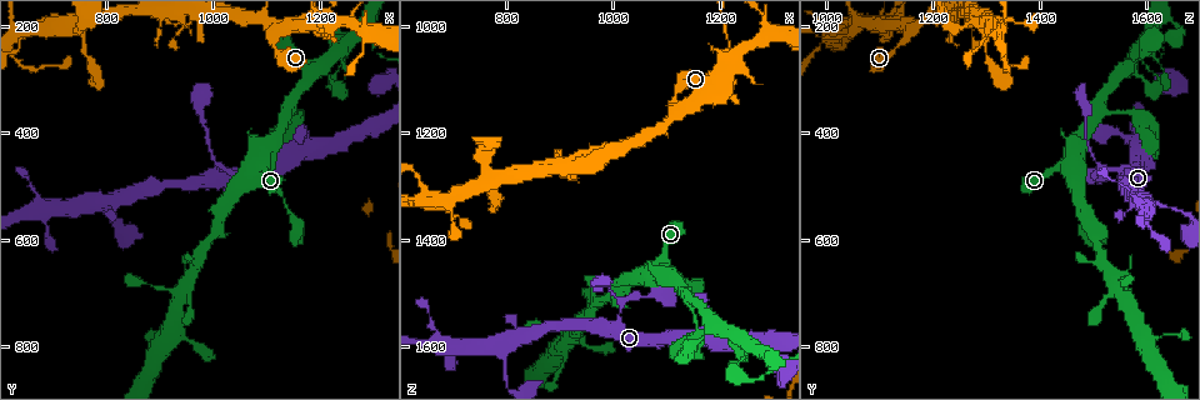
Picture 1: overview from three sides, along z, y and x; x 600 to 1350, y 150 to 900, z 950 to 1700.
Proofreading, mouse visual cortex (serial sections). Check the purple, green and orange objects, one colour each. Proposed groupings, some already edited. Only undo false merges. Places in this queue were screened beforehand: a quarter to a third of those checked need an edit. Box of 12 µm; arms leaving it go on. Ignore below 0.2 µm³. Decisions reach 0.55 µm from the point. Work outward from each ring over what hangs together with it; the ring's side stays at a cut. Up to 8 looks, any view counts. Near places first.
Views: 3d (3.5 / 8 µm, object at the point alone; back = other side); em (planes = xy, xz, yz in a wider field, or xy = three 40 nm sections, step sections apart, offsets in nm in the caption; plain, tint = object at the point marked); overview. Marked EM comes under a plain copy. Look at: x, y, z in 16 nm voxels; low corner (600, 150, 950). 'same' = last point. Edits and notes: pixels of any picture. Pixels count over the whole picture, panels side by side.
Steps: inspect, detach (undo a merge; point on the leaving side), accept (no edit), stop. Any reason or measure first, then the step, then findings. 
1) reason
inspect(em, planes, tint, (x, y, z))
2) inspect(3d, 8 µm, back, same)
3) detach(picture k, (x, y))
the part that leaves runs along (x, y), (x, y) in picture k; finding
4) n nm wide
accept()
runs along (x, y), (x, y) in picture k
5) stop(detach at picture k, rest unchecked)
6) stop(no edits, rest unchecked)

sharp bend
inspect(3d, 3.5 µm, (1115, 220, 1150))

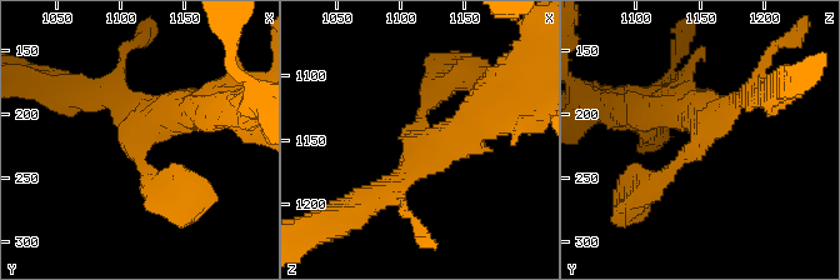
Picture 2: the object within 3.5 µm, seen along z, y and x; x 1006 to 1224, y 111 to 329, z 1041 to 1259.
inspect(em, xy, step 3, tint, (1112, 222, 1150))

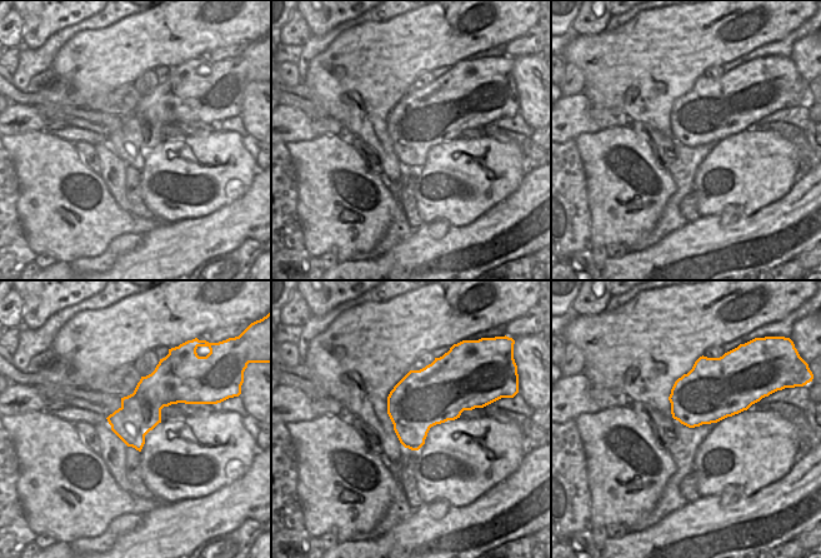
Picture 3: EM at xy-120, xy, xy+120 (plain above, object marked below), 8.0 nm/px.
accept()
runs along (644, 190), (753, 94) in picture 2; one cell here

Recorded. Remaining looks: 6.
inspect(3d, 3.5 µm, back, (1080, 450, 1460))

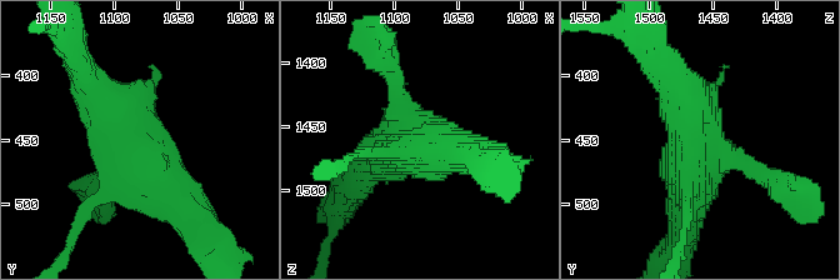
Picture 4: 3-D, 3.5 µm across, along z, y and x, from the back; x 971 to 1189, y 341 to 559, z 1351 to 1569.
inspect(em, xy, step 5, tint, (1080, 448, 1466))

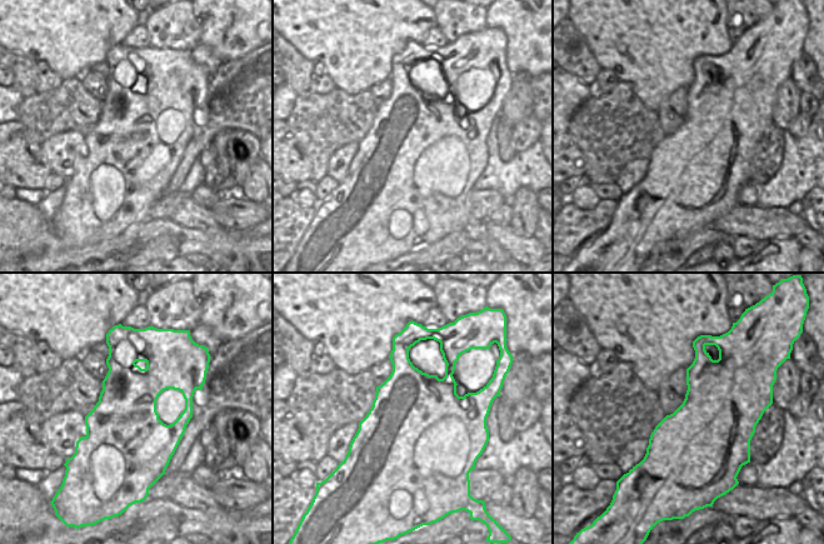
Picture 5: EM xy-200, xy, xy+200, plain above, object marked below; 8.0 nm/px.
inspect(em, xy, step 3, tint, same)

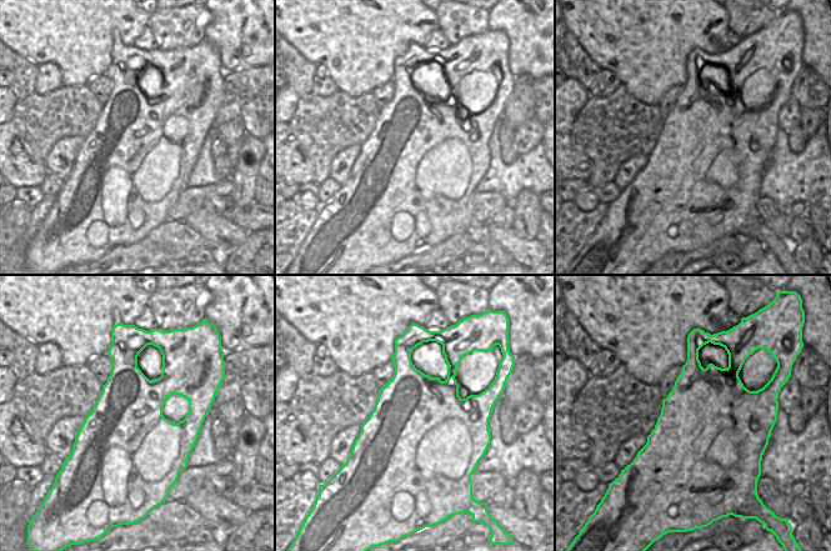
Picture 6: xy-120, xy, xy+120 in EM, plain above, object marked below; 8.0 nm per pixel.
accept()
runs along (386, 68), (433, 148), (475, 154) in picture 4; all the same cell

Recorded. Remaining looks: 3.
three-way junction
inspect(em, xy, step 1, tint, (790, 535, 1595))

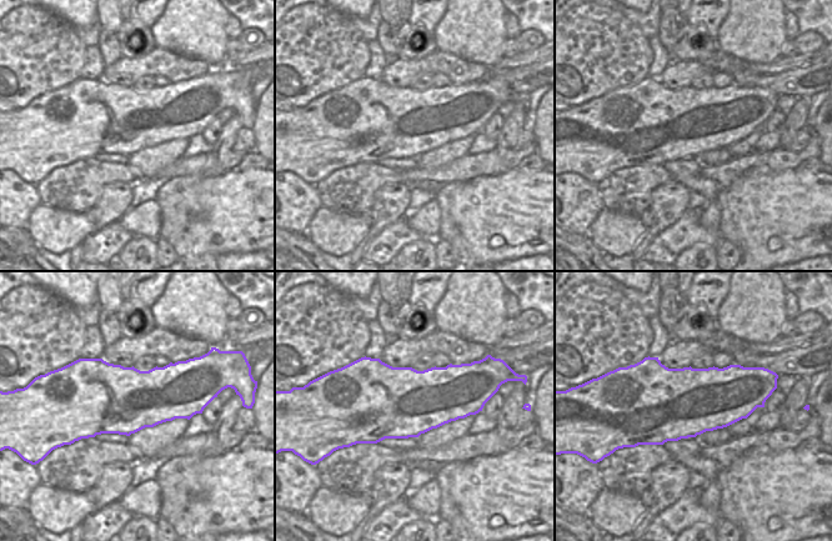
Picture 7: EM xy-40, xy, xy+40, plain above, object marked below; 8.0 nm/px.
wider look
inspect(3d, 3.5 µm, same)

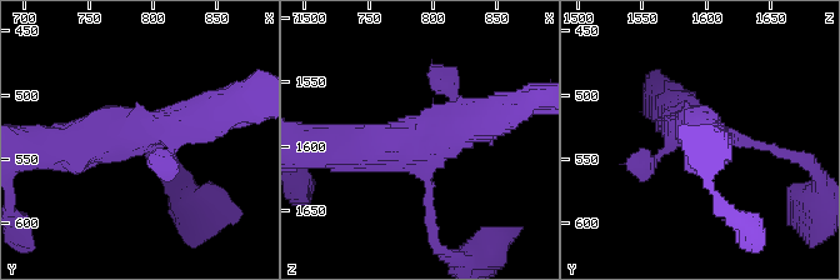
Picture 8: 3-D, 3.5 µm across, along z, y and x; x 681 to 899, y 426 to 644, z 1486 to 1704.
3 arms
accept()
runs along (216, 105), (194, 121), (64, 148) in picture 8; all the same cell

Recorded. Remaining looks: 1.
stop(no edits, rest unchecked)

